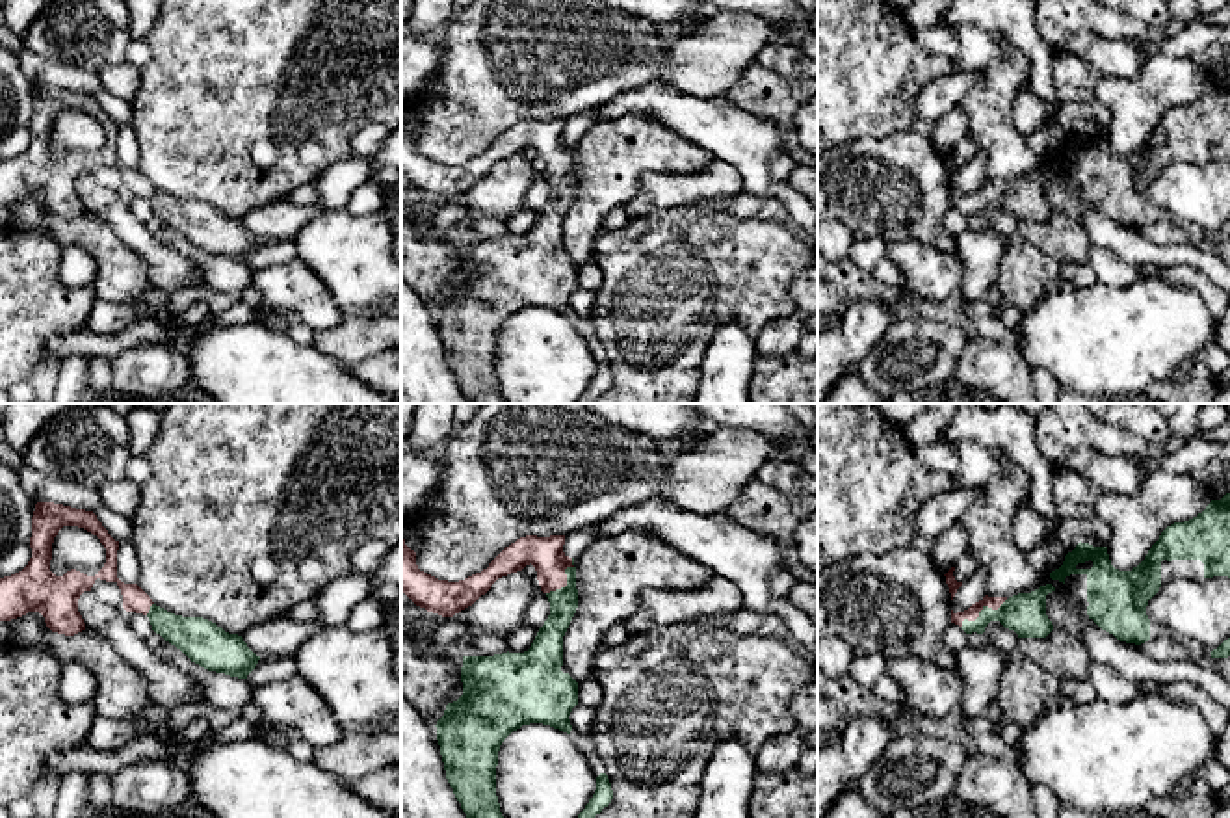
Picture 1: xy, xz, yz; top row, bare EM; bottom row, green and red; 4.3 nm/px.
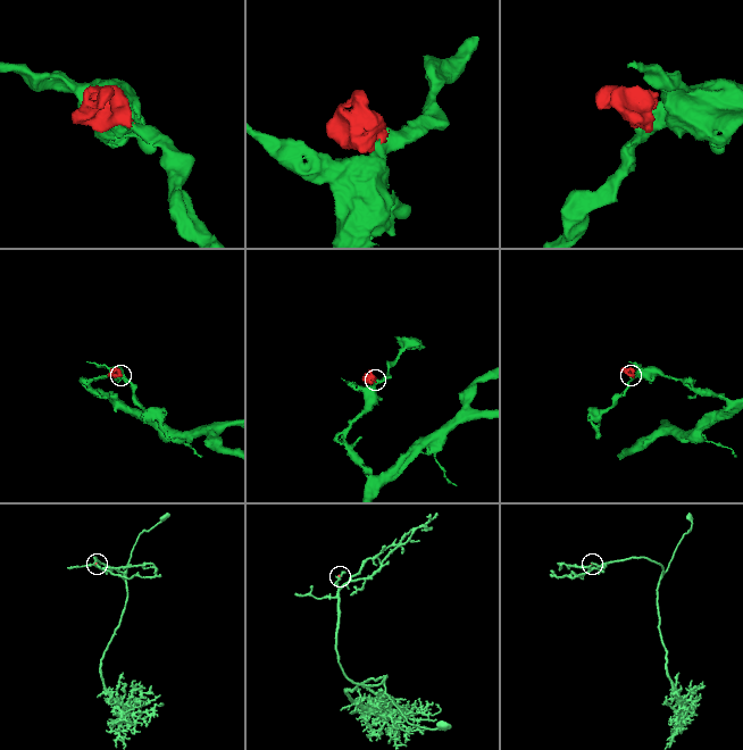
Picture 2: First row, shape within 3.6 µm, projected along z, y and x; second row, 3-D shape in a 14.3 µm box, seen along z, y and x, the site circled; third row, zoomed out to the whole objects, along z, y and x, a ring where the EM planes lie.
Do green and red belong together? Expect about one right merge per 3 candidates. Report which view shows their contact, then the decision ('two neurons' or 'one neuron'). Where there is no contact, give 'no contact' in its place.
contact in yz; one neuron

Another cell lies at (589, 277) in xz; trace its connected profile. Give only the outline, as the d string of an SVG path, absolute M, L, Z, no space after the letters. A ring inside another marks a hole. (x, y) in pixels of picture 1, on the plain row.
M593 262L578 266L578 288L596 292L600 288L600 283L602 283L602 271Z

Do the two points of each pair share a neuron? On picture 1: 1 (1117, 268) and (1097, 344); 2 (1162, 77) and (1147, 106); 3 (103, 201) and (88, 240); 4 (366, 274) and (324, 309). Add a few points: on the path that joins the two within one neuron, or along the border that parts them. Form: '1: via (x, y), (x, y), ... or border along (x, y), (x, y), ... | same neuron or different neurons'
1: border along (1156, 276), (1145, 276), (1128, 285), (1099, 283) | different neurons
2: via (1160, 84), (1147, 99) | same neuron
3: border along (86, 211), (103, 220), (129, 246) | different neurons
4: border along (307, 266), (342, 309) | different neurons

